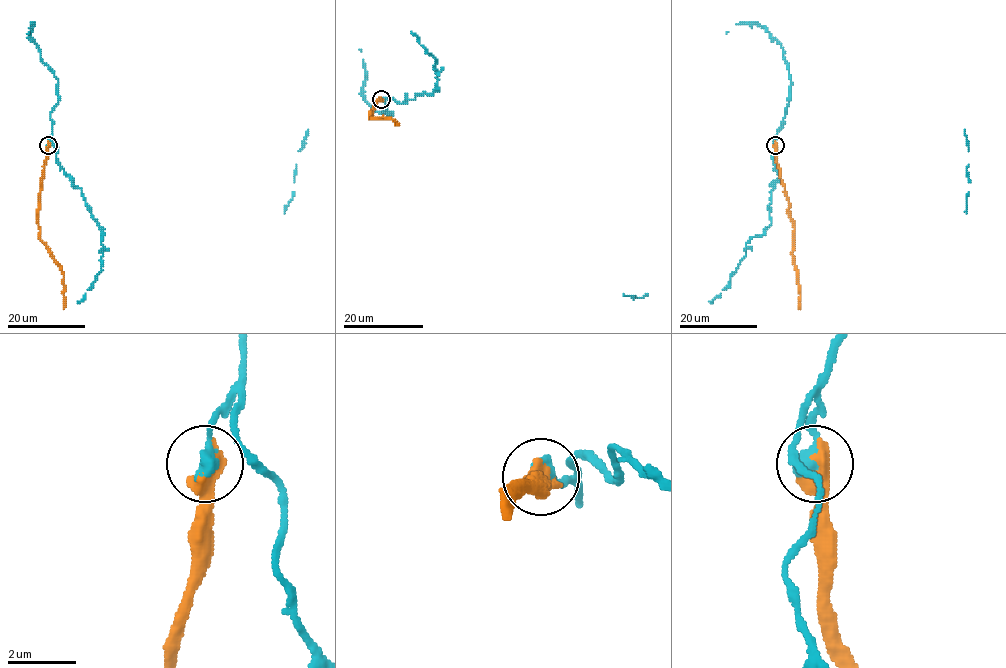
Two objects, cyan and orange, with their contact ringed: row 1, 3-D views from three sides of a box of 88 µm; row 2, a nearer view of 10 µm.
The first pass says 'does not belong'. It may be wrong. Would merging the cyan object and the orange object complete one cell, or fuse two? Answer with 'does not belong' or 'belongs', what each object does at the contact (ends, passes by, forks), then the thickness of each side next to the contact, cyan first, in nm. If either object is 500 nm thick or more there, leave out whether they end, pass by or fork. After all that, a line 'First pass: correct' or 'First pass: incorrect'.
does not belong | 460/600 nm
First pass: correct

